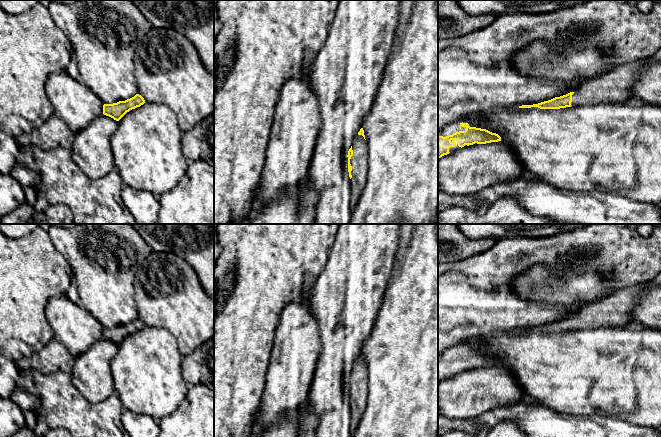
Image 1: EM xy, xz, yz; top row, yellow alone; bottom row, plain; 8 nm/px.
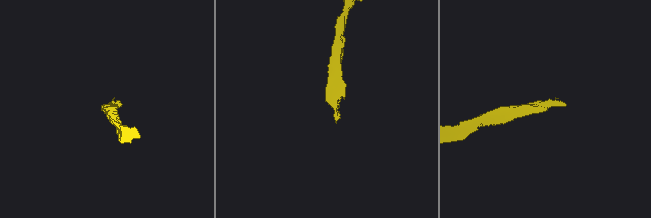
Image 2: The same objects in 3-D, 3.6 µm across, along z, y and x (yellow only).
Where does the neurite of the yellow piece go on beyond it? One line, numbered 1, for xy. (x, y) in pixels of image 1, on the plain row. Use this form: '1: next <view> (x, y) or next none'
1: next none

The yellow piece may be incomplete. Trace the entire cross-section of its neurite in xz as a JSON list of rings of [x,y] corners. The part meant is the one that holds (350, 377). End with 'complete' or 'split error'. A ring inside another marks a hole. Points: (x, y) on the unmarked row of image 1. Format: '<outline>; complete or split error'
[[[363,352],[358,356],[353,369],[348,375],[348,396],[352,416],[352,429],[354,430],[366,409],[368,401],[368,369]]]; split error

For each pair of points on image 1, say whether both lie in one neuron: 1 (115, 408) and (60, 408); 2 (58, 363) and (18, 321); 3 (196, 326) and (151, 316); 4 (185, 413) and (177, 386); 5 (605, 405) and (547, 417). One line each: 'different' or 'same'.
1: same
2: different
3: same
4: different
5: different

